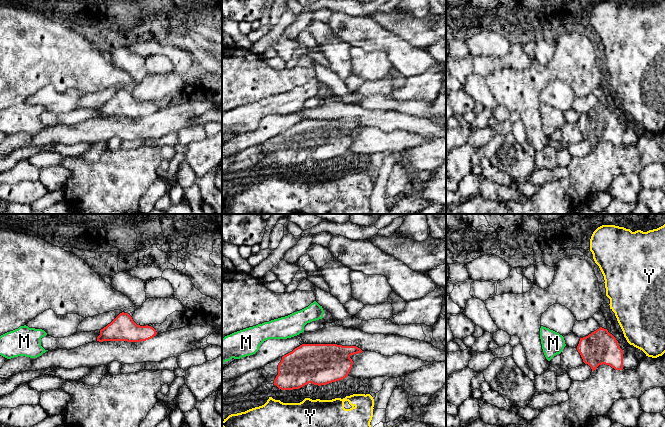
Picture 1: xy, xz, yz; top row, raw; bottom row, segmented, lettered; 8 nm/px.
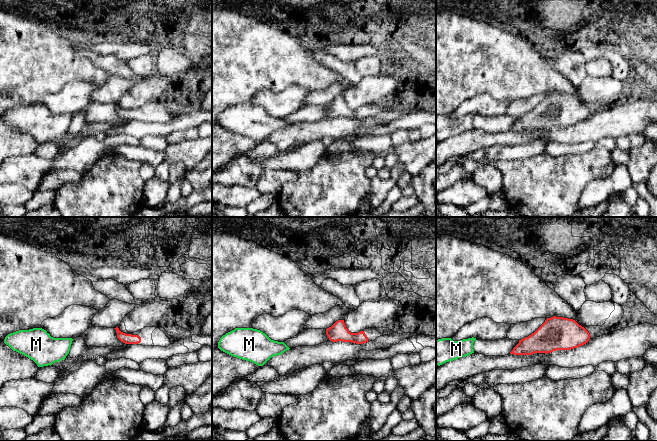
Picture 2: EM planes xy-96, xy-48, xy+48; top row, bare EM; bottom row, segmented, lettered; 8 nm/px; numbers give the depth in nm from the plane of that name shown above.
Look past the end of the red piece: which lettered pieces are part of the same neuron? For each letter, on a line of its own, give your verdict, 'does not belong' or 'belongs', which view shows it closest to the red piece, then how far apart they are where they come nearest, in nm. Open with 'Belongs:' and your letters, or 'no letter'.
Belongs: no letter
M: does not belong | xz | 90 nm
Y: does not belong | yz | 70 nm

